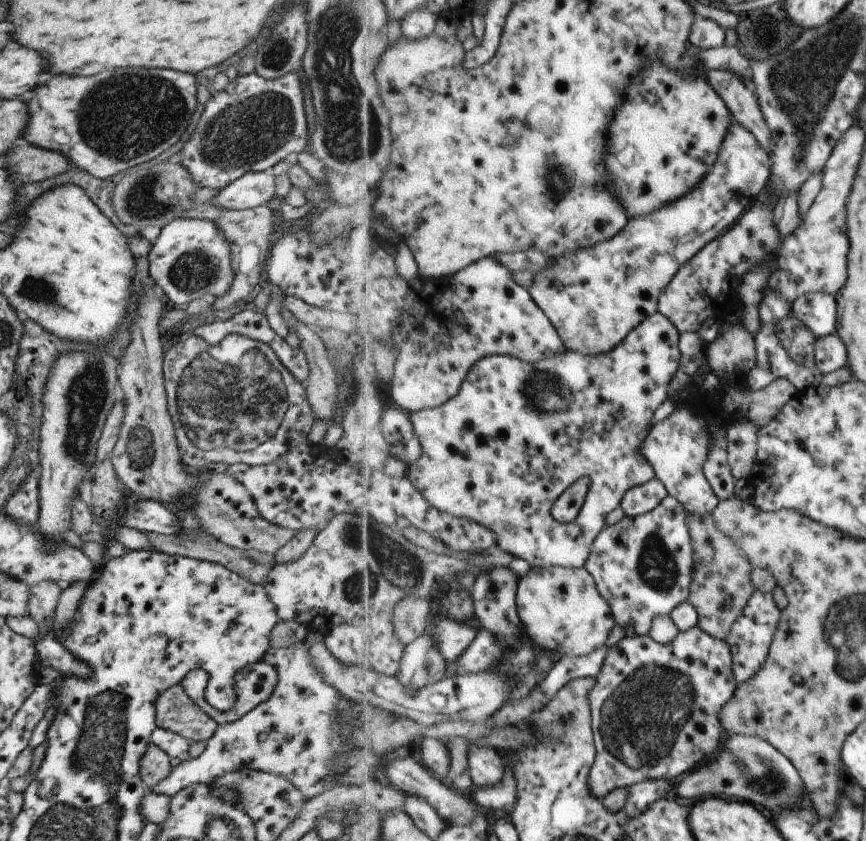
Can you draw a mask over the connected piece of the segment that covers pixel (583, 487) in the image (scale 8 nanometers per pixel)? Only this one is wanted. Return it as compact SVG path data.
M583 476L583 478L579 478L573 486L569 486L569 488L553 502L553 508L551 508L553 518L562 524L573 522L585 501L590 484L590 478Z

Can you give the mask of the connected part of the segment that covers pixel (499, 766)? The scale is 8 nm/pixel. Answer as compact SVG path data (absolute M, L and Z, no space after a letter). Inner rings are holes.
M479 742L470 744L469 774L473 787L483 788L499 785L504 782L506 764L497 748L481 746Z

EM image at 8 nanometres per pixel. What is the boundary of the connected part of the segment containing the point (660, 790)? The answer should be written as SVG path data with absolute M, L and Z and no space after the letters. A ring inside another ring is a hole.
M649 779L629 787L632 791L626 804L625 811L632 817L645 812L653 803L667 798L669 779Z

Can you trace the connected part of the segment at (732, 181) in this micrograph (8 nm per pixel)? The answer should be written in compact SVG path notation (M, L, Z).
M735 122L716 167L691 194L675 203L669 203L653 215L631 219L619 235L604 243L569 255L553 257L552 265L541 274L535 275L529 290L536 303L544 309L556 326L566 348L586 357L607 355L627 339L635 327L639 327L644 320L659 312L660 295L664 294L669 283L676 278L680 268L719 235L735 226L743 218L744 212L751 208L756 198L767 188L772 176L770 155L749 129Z

